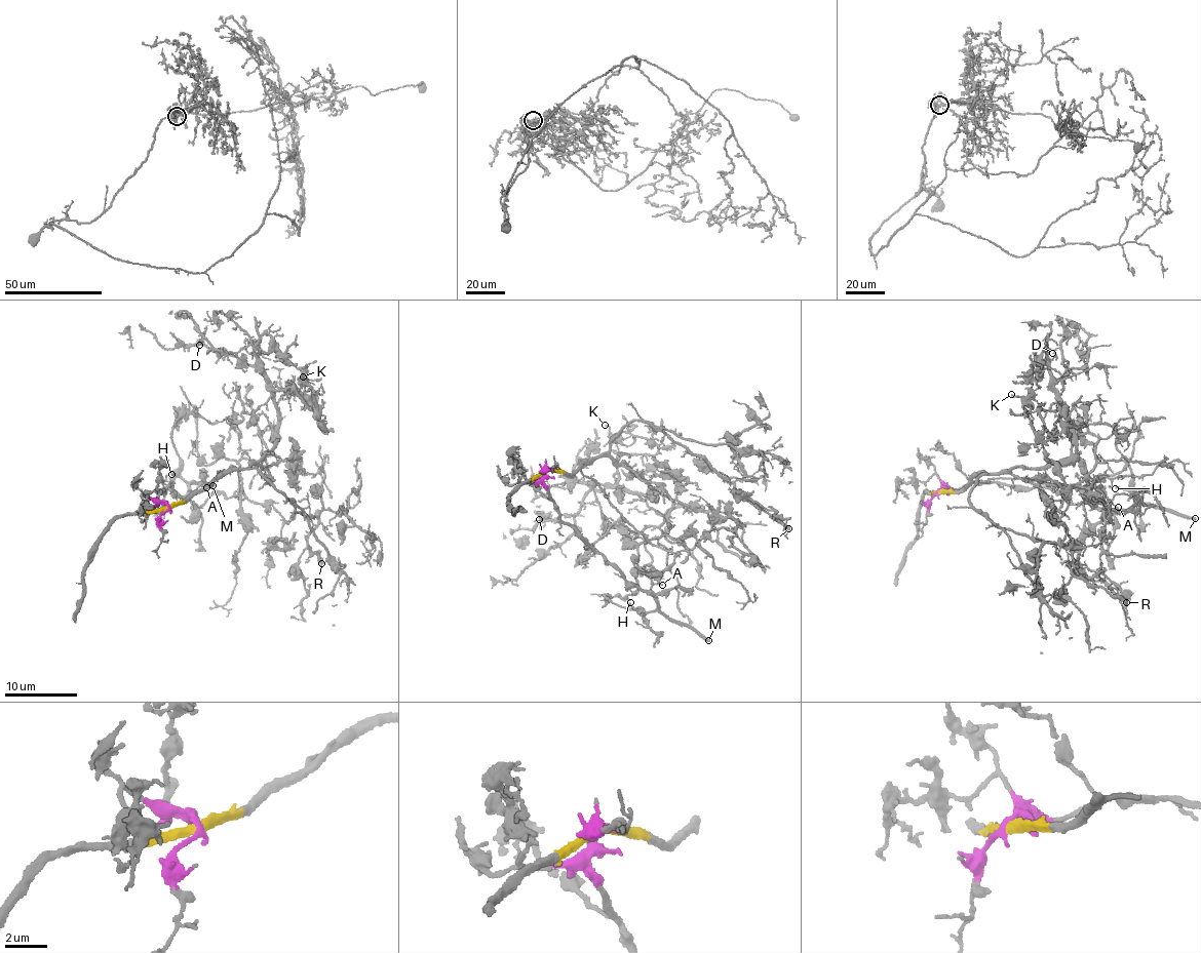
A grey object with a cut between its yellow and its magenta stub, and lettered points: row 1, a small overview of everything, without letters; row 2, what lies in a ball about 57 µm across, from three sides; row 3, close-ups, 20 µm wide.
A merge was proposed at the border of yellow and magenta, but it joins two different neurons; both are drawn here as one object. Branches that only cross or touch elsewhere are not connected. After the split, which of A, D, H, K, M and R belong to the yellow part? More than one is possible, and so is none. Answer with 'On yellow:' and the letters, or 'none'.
On yellow: D, K, R

